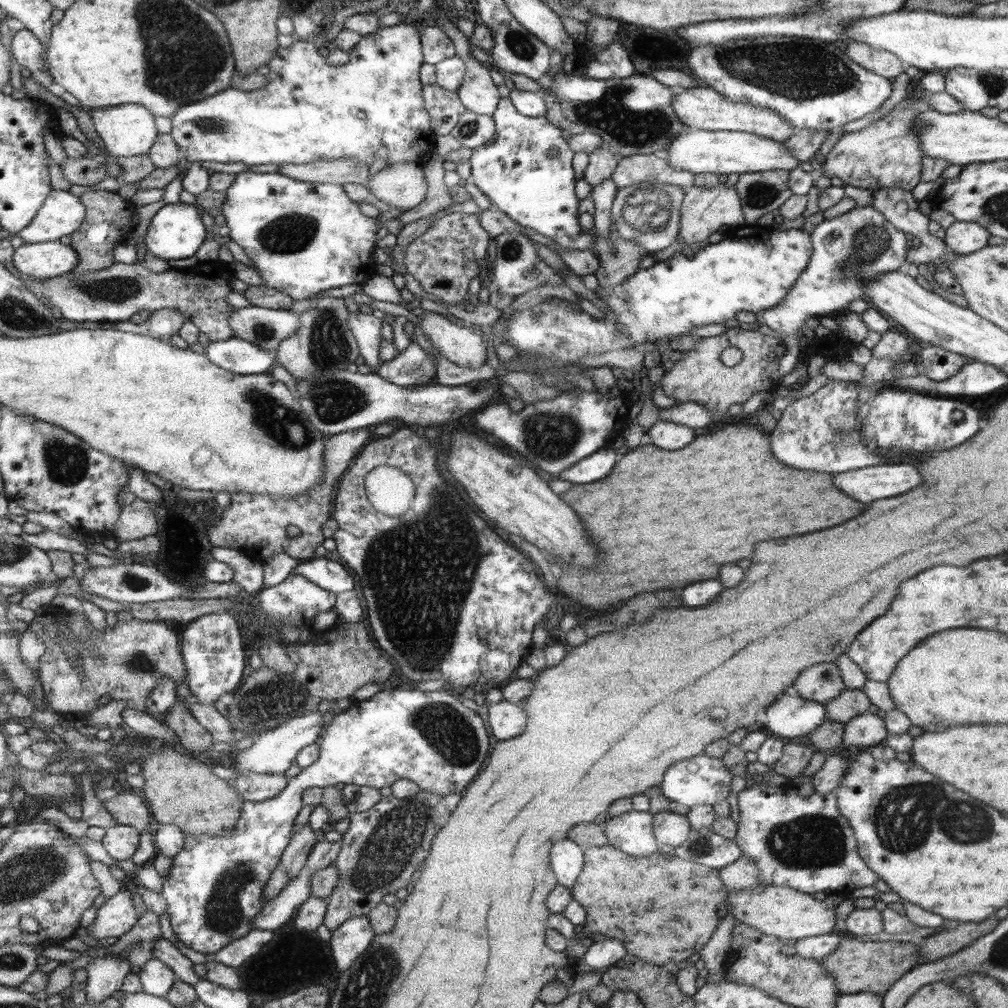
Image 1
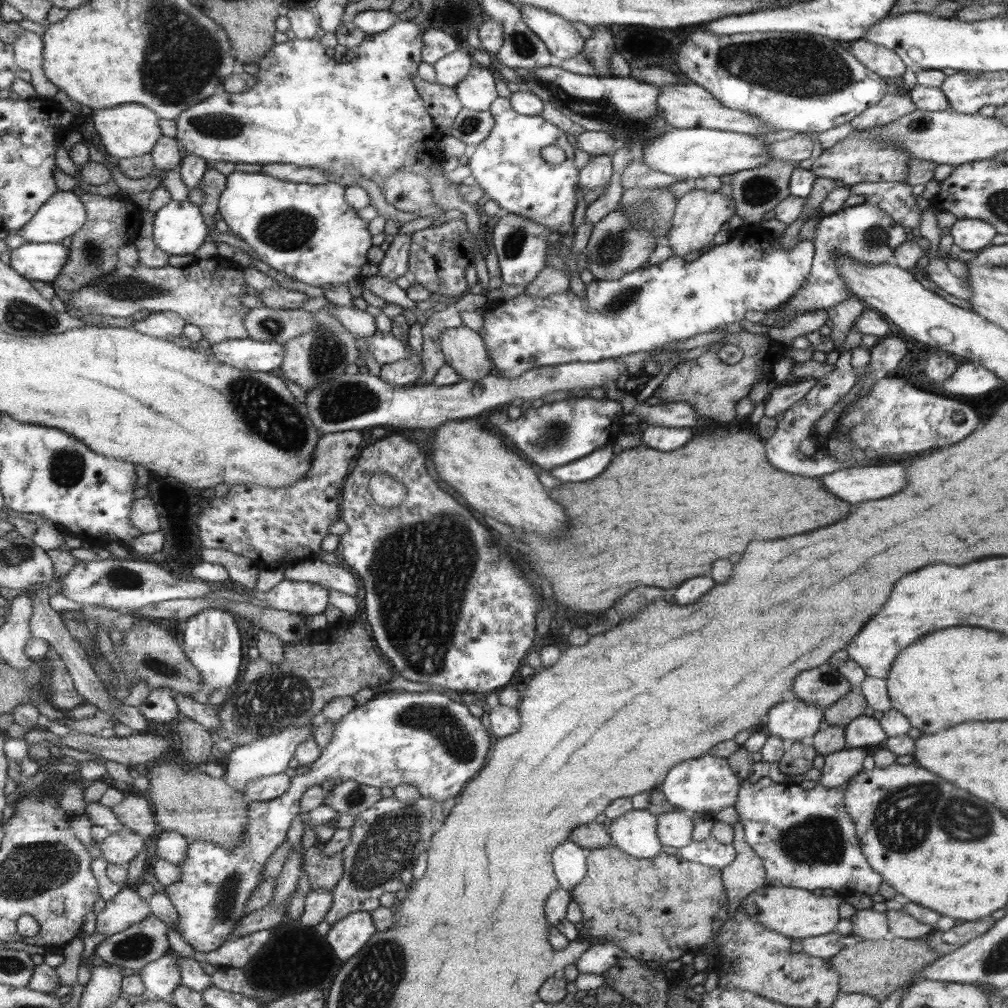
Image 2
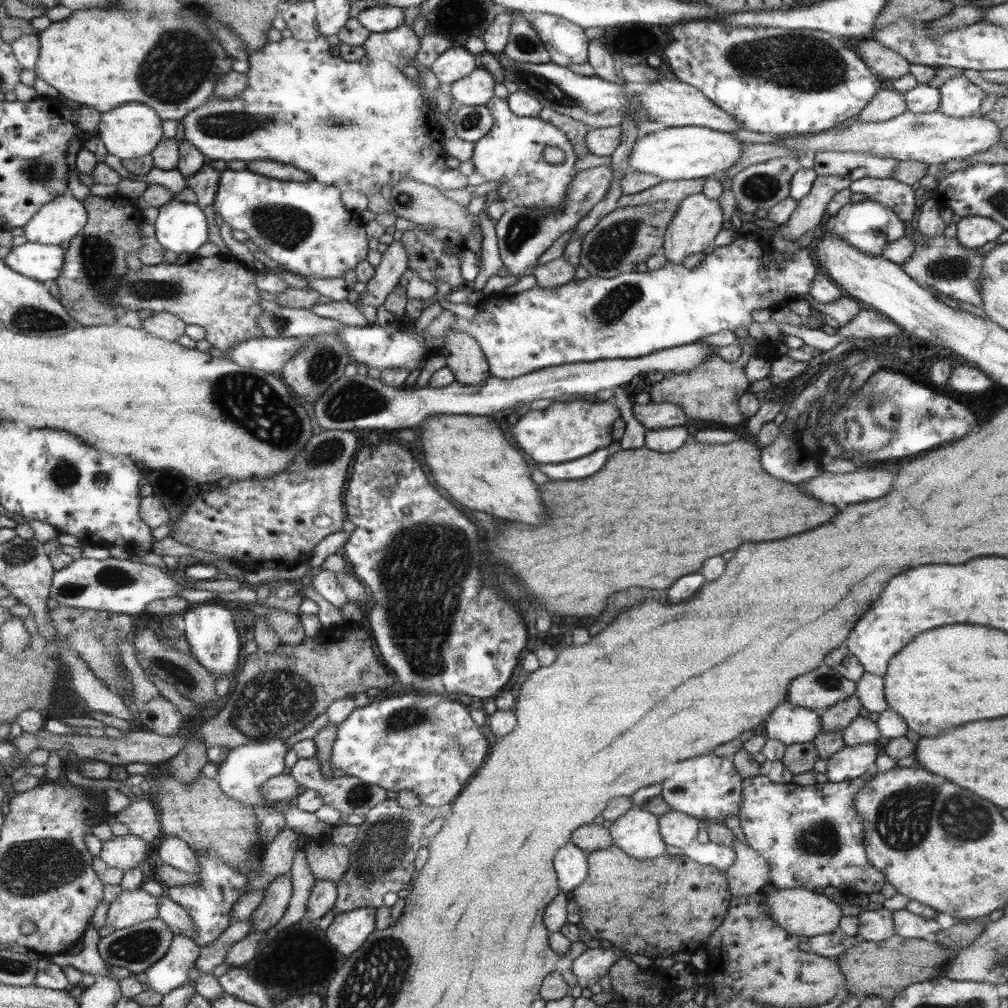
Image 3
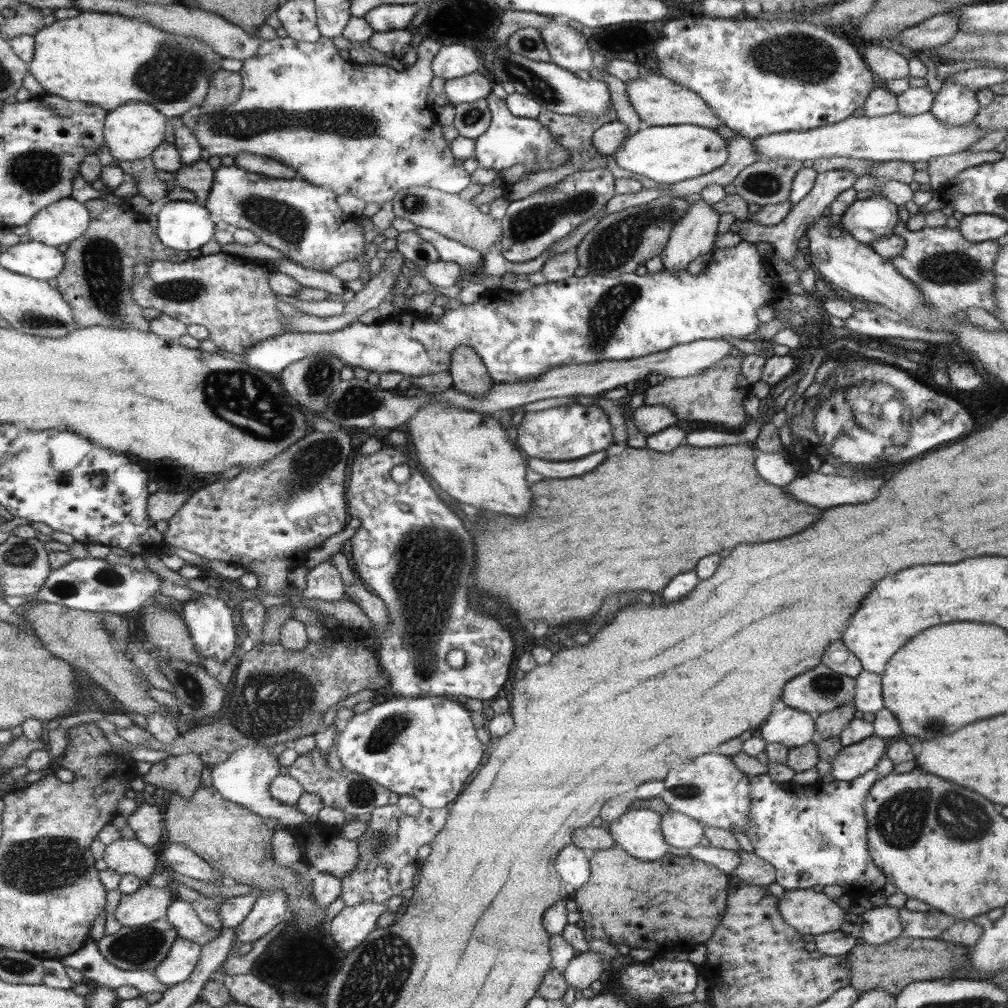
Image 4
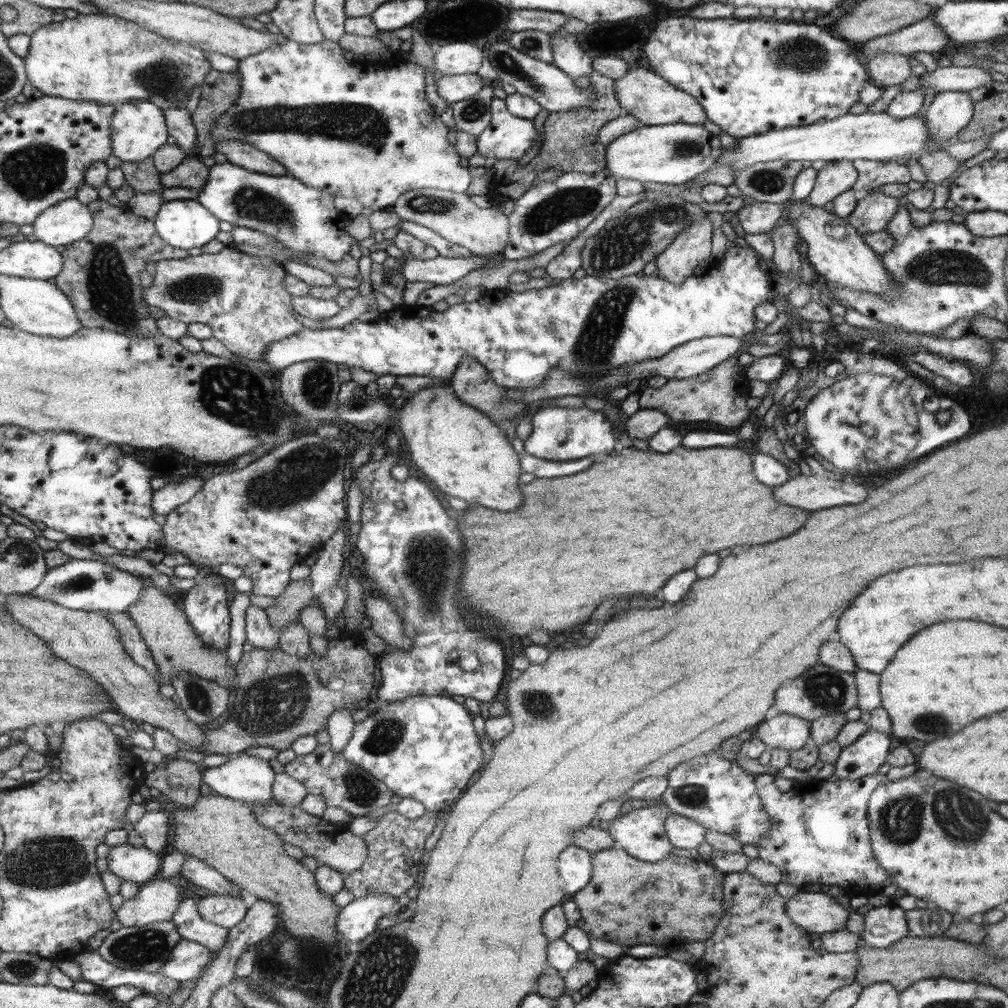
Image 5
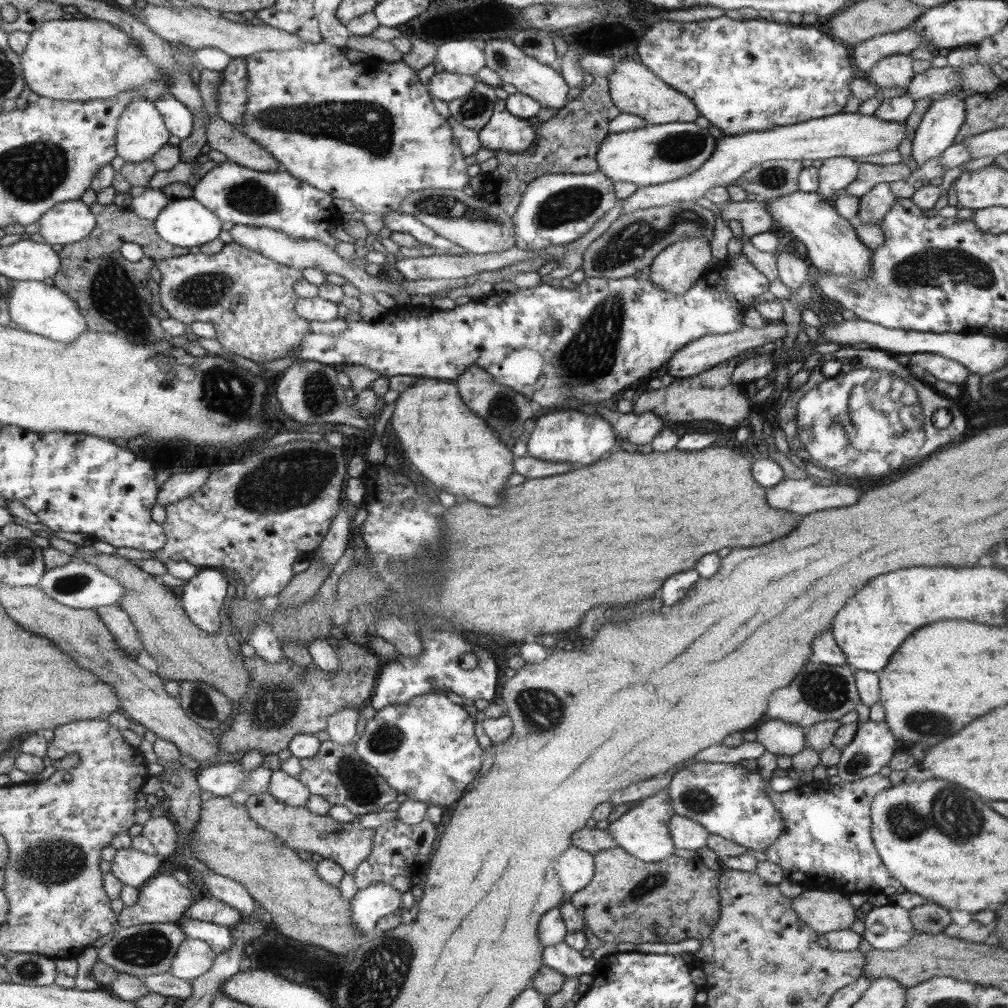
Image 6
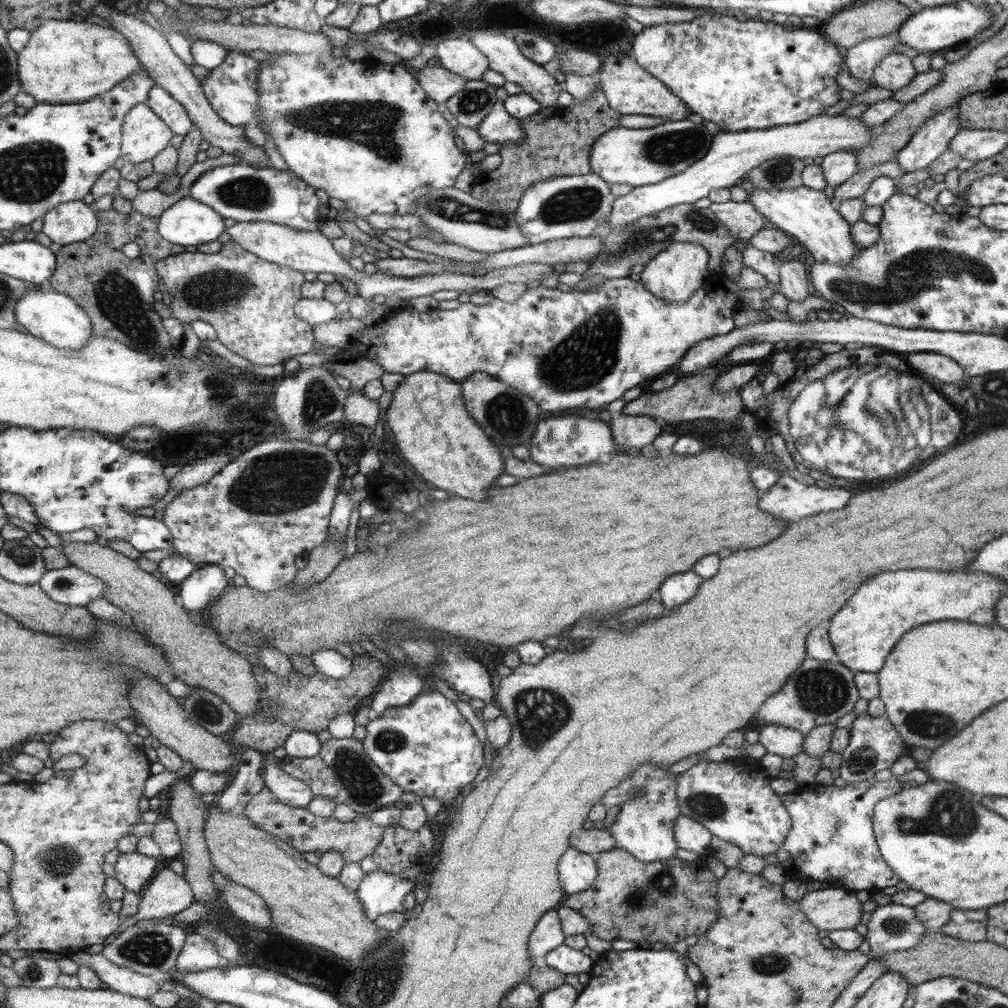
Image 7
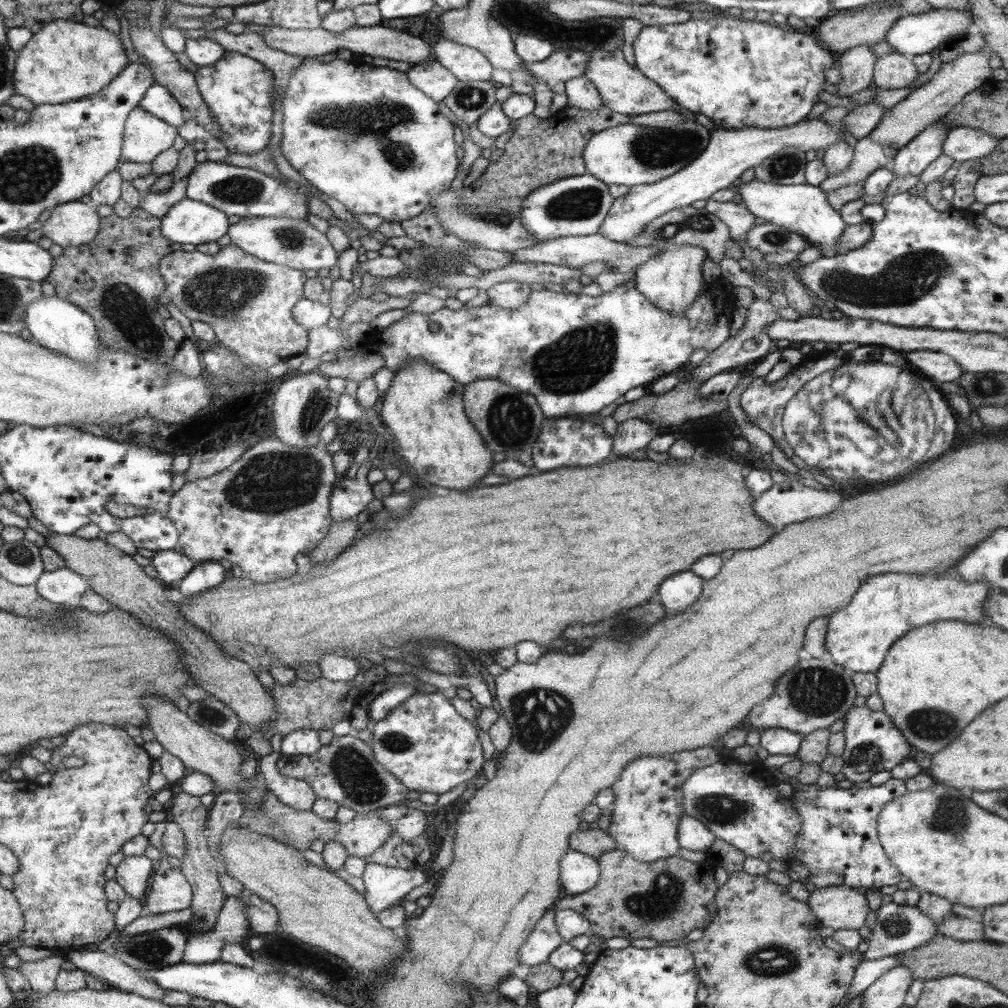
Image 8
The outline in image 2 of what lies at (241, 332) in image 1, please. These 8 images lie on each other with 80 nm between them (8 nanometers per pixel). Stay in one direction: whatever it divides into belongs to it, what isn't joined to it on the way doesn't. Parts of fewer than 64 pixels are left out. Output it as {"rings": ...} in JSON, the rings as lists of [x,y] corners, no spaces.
{"rings":[[[261,306],[260,308],[251,309],[248,311],[246,317],[244,317],[244,325],[247,326],[248,337],[252,340],[259,340],[260,342],[272,342],[285,343],[288,340],[292,340],[302,334],[314,329],[314,318],[312,313],[304,311],[303,309],[283,309],[283,308],[268,308]]]}

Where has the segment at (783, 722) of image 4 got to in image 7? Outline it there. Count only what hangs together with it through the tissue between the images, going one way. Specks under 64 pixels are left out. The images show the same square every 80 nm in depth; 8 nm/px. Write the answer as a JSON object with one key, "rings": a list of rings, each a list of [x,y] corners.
{"rings":[[[770,724],[760,730],[759,744],[770,754],[792,758],[803,752],[805,735],[781,725]]]}

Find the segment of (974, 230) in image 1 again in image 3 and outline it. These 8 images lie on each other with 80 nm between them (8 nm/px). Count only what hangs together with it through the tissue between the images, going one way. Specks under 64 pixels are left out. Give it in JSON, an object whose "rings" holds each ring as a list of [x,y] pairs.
{"rings":[[[984,216],[962,217],[956,226],[956,238],[964,248],[980,249],[988,242],[997,240],[998,236],[1005,231],[998,222]]]}

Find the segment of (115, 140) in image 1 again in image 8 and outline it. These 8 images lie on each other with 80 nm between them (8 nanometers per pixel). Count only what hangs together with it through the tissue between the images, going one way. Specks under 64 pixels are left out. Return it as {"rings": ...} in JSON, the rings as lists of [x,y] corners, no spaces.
{"rings":[[[138,106],[126,122],[122,156],[128,162],[151,163],[172,148],[176,136],[175,125],[152,116],[152,113]]]}

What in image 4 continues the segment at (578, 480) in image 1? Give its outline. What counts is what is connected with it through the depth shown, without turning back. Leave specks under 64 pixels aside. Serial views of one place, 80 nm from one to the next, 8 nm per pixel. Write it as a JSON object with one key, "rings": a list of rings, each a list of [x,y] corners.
{"rings":[[[598,452],[584,460],[570,460],[570,462],[548,462],[548,460],[538,460],[530,456],[527,456],[527,461],[528,468],[542,474],[544,478],[574,478],[574,476],[592,472],[604,458],[606,458],[606,452]]]}

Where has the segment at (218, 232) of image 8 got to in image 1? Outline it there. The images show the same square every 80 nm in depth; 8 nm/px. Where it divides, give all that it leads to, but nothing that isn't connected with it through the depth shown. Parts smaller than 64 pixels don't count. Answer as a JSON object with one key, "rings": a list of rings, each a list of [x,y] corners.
{"rings":[[[166,204],[150,222],[145,237],[146,252],[172,263],[174,260],[192,258],[206,240],[206,226],[200,212],[192,204]]]}

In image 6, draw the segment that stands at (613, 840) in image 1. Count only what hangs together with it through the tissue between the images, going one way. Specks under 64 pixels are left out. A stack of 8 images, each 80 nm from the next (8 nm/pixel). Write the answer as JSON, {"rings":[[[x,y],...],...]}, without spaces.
{"rings":[[[668,787],[656,791],[654,796],[644,798],[630,808],[626,814],[609,824],[608,832],[615,838],[618,847],[631,853],[640,860],[658,862],[674,855],[675,843],[671,835],[671,818],[675,815],[675,808],[671,804],[671,794]]]}

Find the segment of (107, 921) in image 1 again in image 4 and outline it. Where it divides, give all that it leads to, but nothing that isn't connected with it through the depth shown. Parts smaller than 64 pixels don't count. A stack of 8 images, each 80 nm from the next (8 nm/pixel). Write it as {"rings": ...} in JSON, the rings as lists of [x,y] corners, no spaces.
{"rings":[[[147,884],[132,894],[122,893],[114,914],[123,927],[142,926],[164,919],[175,899],[172,885],[156,888]]]}

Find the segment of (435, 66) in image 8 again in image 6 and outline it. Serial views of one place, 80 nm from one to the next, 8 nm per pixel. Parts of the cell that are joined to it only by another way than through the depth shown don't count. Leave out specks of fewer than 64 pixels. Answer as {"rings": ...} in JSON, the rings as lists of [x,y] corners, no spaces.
{"rings":[[[435,72],[428,80],[428,92],[442,102],[459,99],[472,90],[478,78],[453,72]]]}

